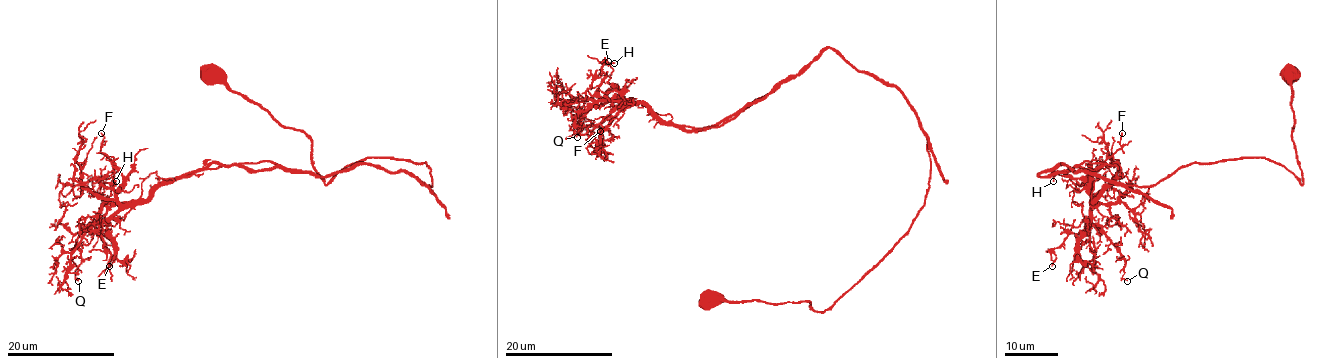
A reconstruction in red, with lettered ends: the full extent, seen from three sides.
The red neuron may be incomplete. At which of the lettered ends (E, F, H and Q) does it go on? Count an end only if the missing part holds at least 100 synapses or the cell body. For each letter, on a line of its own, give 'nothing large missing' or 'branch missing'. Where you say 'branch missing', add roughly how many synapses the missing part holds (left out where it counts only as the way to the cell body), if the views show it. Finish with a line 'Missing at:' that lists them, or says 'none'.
E: nothing large missing
F: nothing large missing
H: nothing large missing
Q: nothing large missing
Missing at: none

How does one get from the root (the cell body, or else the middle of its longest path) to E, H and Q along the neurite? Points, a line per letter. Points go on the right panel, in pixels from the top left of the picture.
E: (1287, 72), (1302, 184), (1260, 157), (1182, 165), (1144, 187), (1057, 164), (1038, 174), (1119, 169), (1052, 266)
H: (1287, 72), (1302, 184), (1260, 157), (1144, 187), (1038, 174), (1115, 165), (1092, 204), (1085, 181), (1053, 181)
Q: (1287, 72), (1302, 184), (1260, 157), (1144, 187), (1064, 164), (1038, 174), (1119, 169), (1092, 223), (1127, 281)

